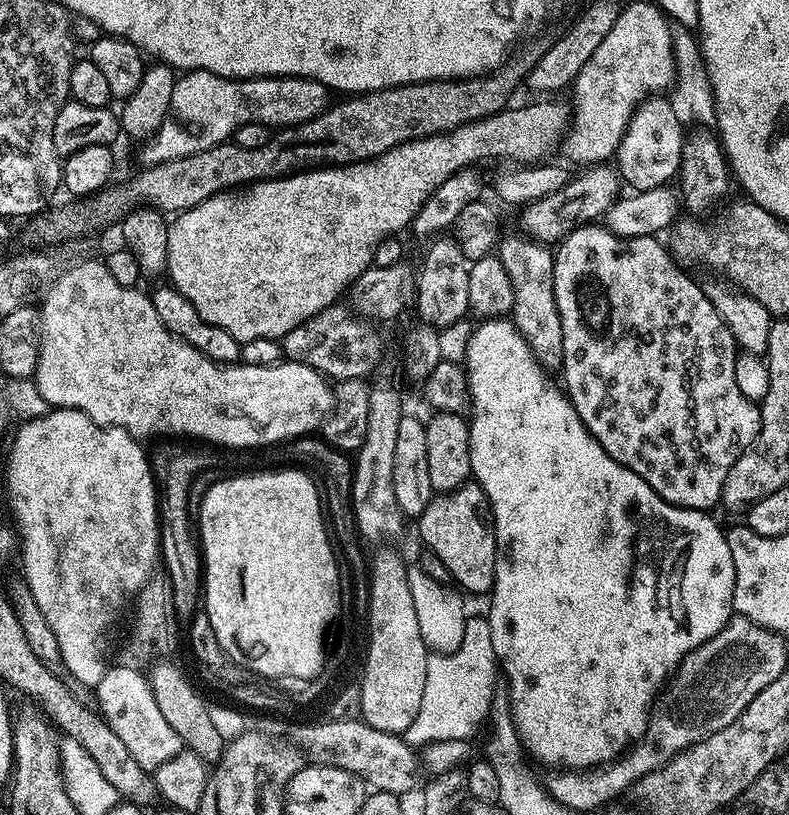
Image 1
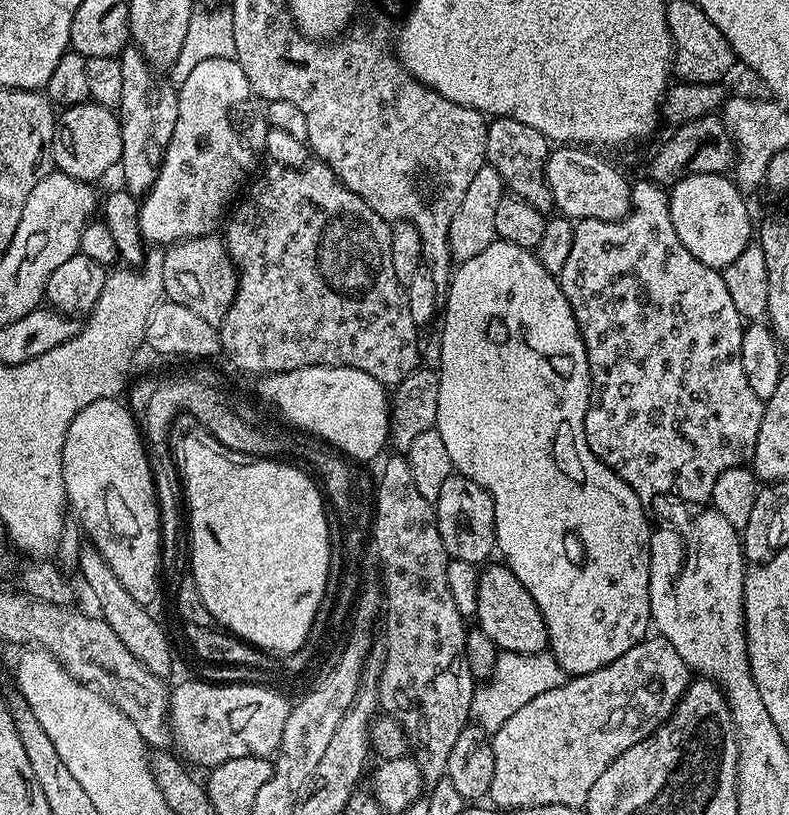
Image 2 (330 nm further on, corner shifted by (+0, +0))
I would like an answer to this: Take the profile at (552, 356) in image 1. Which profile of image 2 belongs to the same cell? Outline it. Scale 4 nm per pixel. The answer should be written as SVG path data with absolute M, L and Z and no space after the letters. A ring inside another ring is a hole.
M497 116L489 123L486 134L486 162L504 180L504 187L509 193L534 206L545 214L553 211L550 186L546 182L544 164L548 160L550 141L534 126L526 126L526 122L518 122L518 118Z

